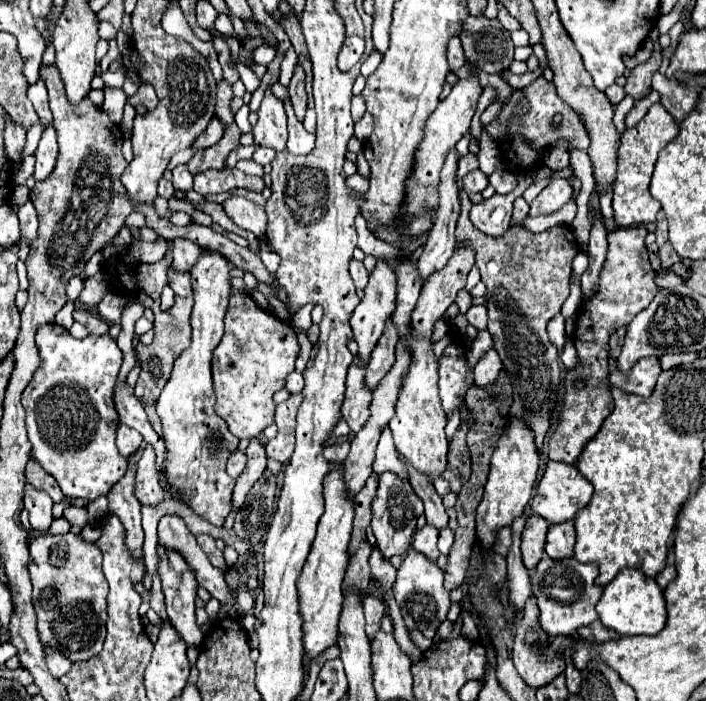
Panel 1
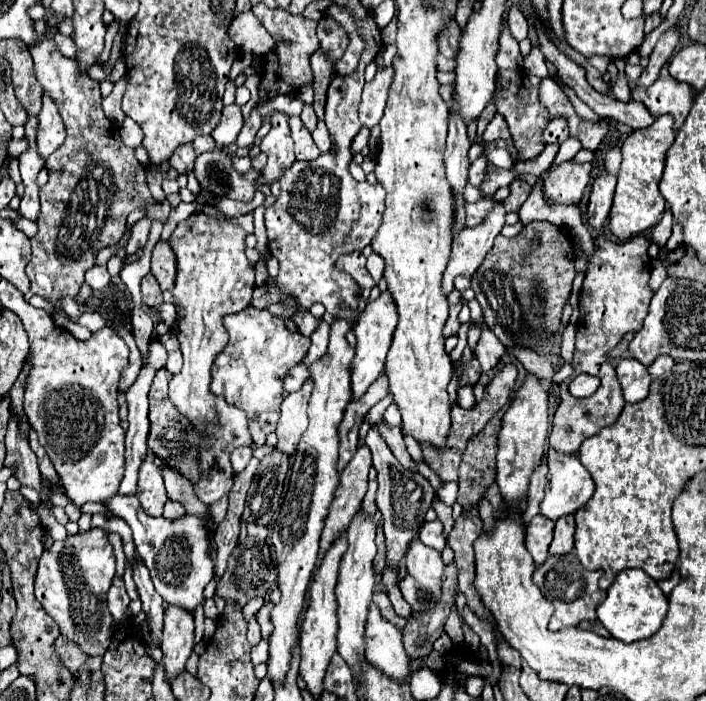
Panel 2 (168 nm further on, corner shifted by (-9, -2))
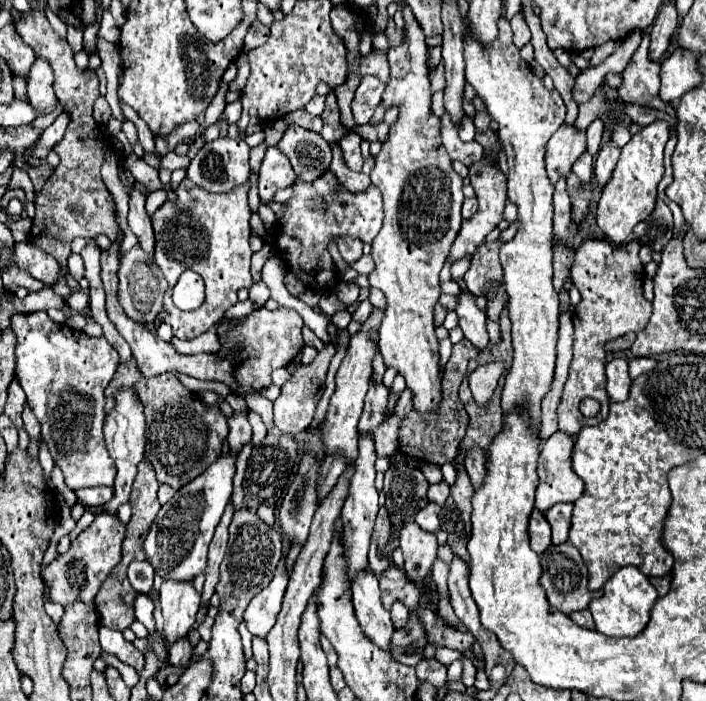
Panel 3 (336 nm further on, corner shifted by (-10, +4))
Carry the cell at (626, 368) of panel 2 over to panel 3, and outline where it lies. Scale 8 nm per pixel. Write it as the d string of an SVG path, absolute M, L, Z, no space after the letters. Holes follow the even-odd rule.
M612 359L606 365L606 379L608 379L608 395L612 401L626 401L630 395L630 373L626 359Z

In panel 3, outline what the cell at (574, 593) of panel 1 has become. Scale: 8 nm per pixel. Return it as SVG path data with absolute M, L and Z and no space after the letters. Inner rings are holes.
M566 541L562 545L550 545L540 555L540 561L542 561L540 585L546 589L546 595L548 595L552 611L560 611L560 613L570 615L574 611L586 609L592 599L602 595L602 591L590 591L588 589L588 569L586 569L586 563L580 557L578 549L570 541Z

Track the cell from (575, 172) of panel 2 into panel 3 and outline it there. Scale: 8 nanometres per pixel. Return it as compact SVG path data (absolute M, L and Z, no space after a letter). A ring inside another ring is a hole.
M562 125L546 145L546 171L552 185L572 173L572 165L586 153L586 135Z

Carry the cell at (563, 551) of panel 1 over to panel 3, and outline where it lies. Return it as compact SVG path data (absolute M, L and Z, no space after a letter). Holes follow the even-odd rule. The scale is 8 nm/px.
M560 503L546 511L546 519L552 527L552 543L560 545L568 541L570 533L570 517L572 517L572 503Z

